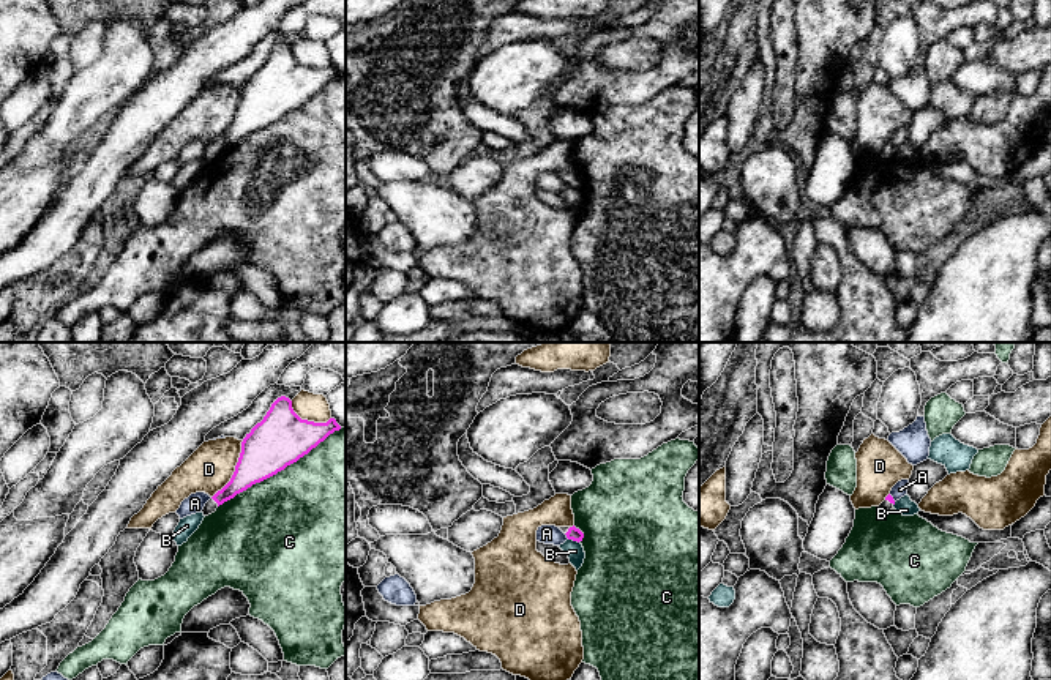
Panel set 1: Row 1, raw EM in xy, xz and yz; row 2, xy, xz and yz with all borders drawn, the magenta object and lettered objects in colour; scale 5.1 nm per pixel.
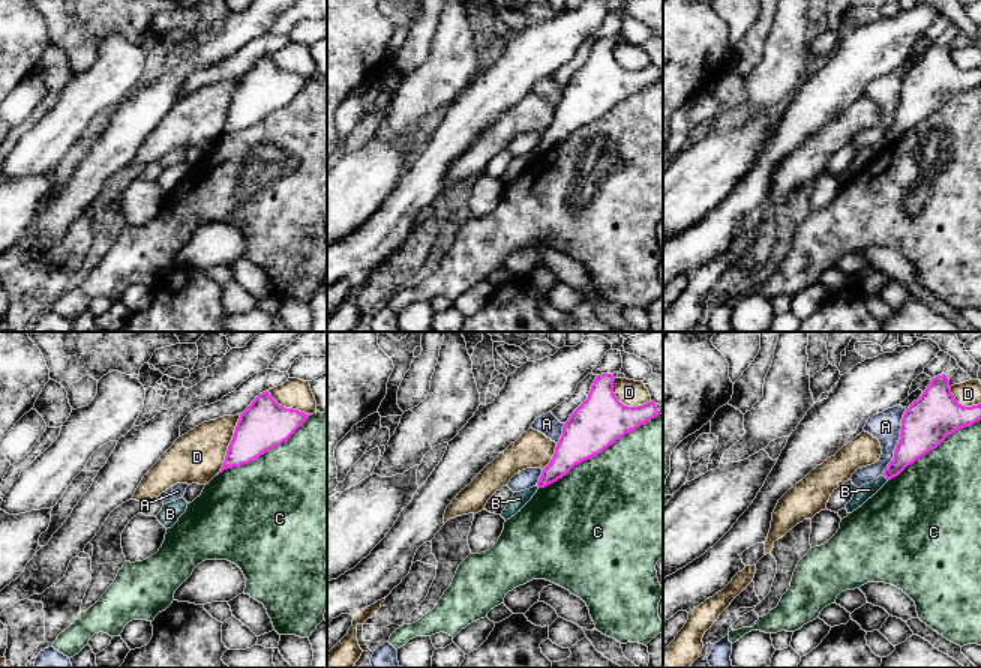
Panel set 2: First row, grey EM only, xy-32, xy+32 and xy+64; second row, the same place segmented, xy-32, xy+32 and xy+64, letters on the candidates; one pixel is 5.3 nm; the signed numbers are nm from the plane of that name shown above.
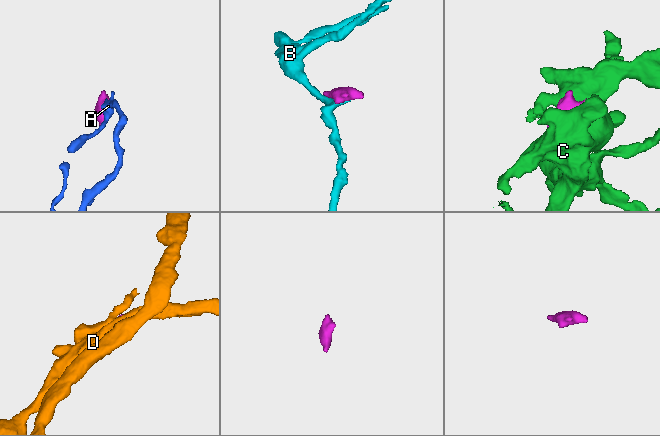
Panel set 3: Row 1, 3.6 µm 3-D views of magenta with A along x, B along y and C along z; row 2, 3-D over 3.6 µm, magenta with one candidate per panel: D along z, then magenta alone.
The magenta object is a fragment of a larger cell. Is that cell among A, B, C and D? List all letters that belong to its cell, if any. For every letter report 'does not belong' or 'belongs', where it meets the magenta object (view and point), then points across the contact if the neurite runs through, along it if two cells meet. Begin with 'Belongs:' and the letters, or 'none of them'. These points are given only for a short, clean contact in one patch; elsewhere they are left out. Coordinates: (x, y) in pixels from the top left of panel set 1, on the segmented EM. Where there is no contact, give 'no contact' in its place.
Belongs: none of them
A: does not belong; meets magenta in xz at (567, 537); border along xz (564, 534), (568, 538)
B: does not belong; meets magenta in xz at (573, 540)
C: does not belong; meets magenta in xy at (280, 470)
D: does not belong; meets magenta in xy at (235, 469)

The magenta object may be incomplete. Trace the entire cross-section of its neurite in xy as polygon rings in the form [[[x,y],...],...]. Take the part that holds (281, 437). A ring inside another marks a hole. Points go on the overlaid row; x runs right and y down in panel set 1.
[[[278,398],[264,420],[241,442],[241,453],[230,481],[204,506],[204,516],[234,499],[256,483],[260,483],[308,454],[341,426],[335,418],[327,423],[301,420],[292,409],[292,401]]]

